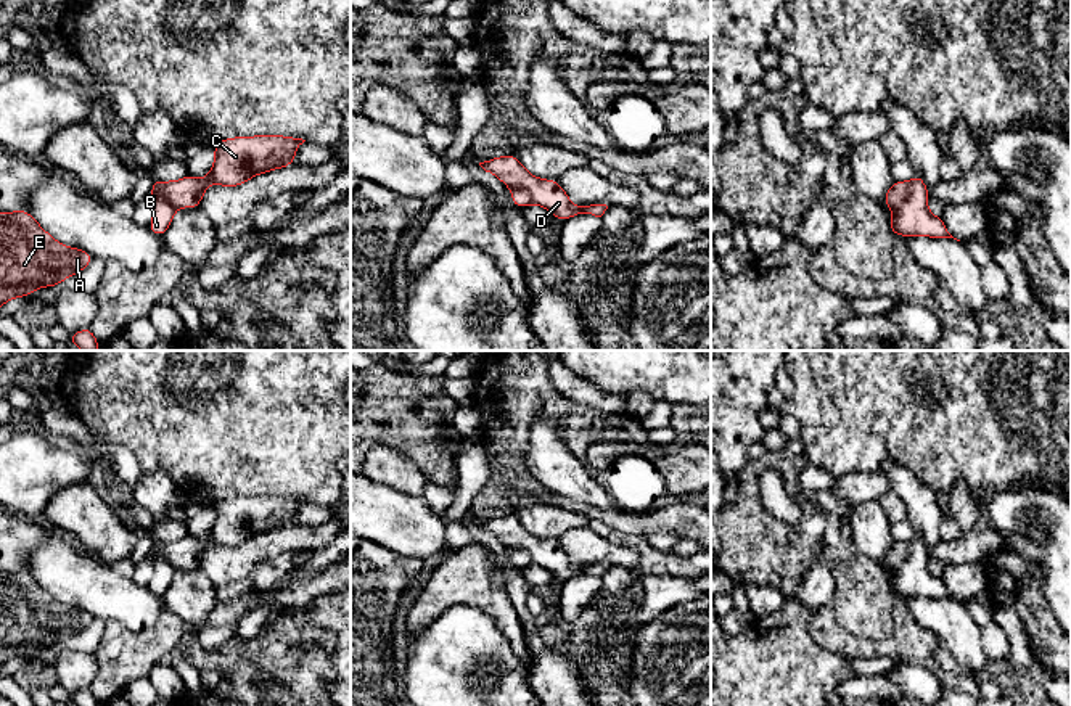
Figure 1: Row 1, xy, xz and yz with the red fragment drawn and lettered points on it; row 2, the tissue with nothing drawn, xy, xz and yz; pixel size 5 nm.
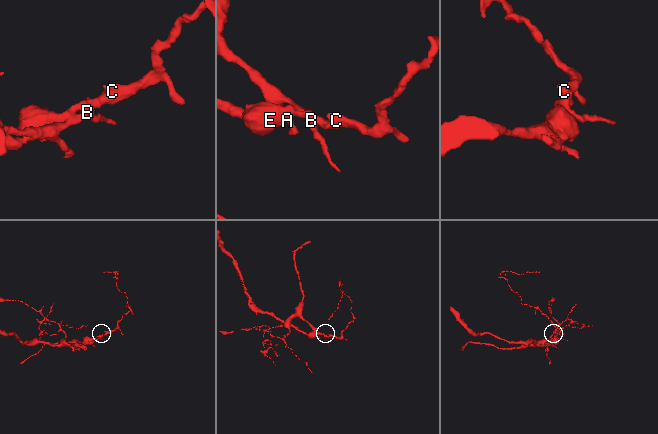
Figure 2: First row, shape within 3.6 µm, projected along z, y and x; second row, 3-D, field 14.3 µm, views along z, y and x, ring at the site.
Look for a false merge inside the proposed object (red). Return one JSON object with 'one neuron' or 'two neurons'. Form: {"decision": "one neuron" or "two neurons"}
{"decision": "two neurons"}

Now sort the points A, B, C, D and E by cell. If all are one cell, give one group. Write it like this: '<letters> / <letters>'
A C D E / B

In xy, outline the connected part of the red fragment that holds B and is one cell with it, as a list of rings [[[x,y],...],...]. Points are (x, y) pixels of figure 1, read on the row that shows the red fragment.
[[[156,195],[154,196],[154,215],[153,215],[151,222],[148,224],[148,228],[154,235],[162,236],[167,232],[167,228],[174,219],[174,212],[175,212],[175,206],[170,204],[161,195]]]

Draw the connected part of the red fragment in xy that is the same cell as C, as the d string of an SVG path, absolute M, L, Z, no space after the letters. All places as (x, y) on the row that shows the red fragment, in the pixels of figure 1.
M259 135L214 142L215 162L206 179L187 175L182 180L162 182L151 190L175 207L199 207L204 190L219 183L238 187L251 177L294 164L294 153L306 140L294 137Z

